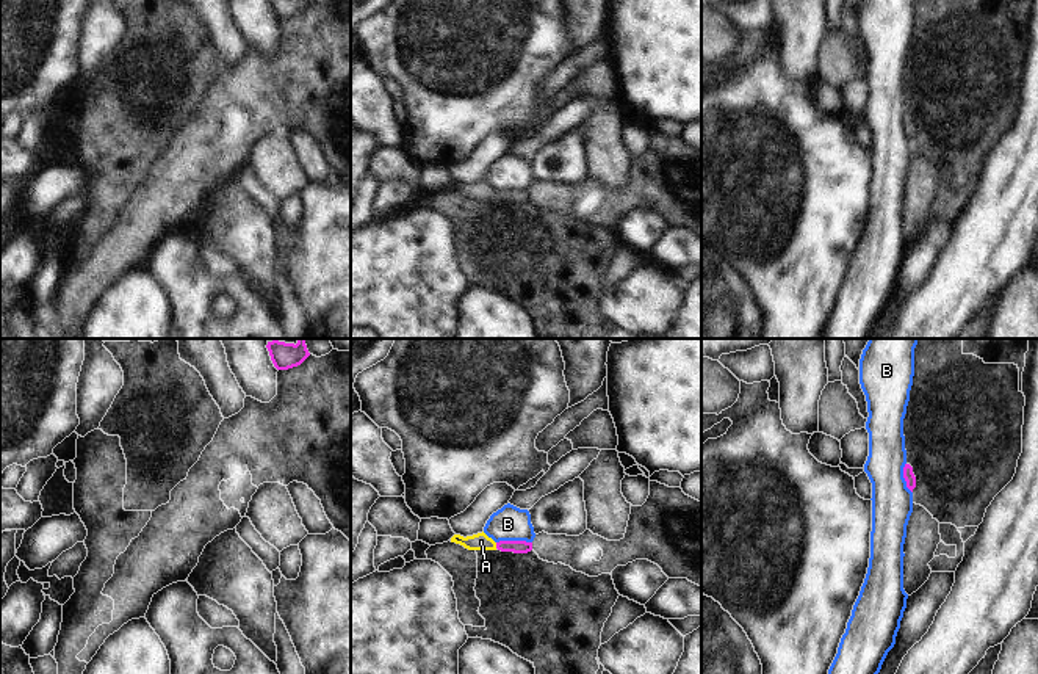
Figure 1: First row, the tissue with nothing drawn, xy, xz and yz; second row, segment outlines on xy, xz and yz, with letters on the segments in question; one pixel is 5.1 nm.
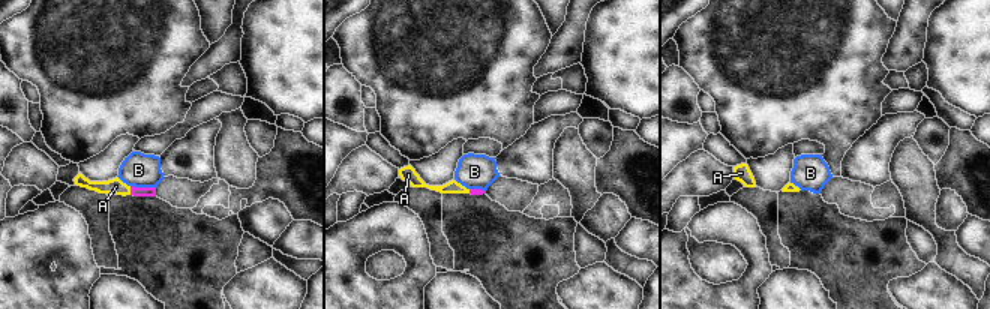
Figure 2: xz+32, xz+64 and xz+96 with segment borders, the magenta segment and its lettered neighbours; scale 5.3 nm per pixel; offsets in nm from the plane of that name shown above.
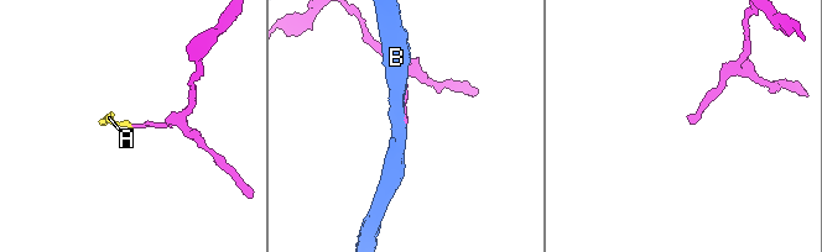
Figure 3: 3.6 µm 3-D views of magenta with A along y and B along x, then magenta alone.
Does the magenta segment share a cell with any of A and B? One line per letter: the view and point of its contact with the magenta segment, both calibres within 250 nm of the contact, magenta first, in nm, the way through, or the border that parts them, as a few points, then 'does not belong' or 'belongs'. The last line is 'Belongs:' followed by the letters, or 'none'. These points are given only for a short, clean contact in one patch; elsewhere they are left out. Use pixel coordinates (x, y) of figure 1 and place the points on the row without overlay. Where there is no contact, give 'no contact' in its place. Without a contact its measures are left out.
A: contact xz (497, 195); calibres 60 and 90 nm; way xz (504, 195), (497, 195), (481, 190); belongs
B: contact xz (514, 190); calibres 60 and 180 nm; border xz (531, 190), (497, 192); does not belong
Belongs: A

